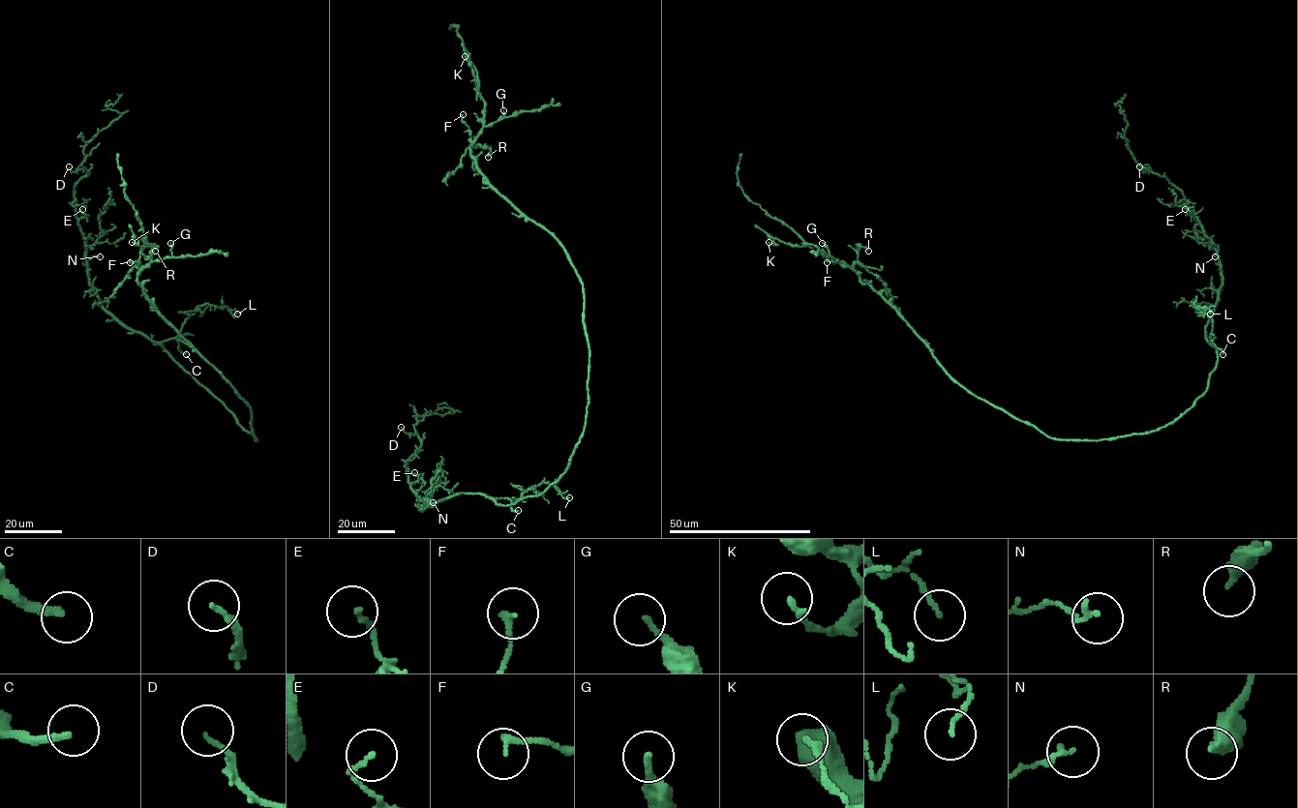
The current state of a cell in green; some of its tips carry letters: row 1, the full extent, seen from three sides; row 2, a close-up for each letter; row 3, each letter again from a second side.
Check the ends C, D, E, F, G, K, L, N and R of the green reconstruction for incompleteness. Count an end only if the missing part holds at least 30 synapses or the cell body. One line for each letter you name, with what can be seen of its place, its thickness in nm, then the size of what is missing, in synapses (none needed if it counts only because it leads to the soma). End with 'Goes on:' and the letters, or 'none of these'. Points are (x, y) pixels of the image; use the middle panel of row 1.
C: Place: (518, 510). Thickness 220 nm
Goes on: C

